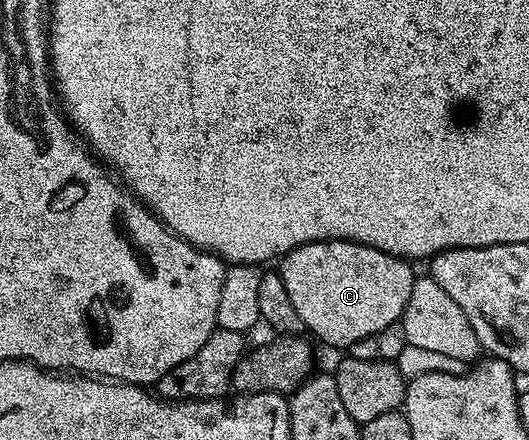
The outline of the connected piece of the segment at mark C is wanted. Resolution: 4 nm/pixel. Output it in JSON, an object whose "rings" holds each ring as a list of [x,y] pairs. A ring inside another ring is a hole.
{"rings":[[[313,241],[287,253],[281,258],[280,265],[284,287],[288,290],[303,326],[307,330],[311,329],[324,344],[335,345],[342,351],[349,350],[352,343],[374,335],[384,327],[399,324],[416,280],[416,272],[409,260],[393,257],[376,247],[355,241]]]}

